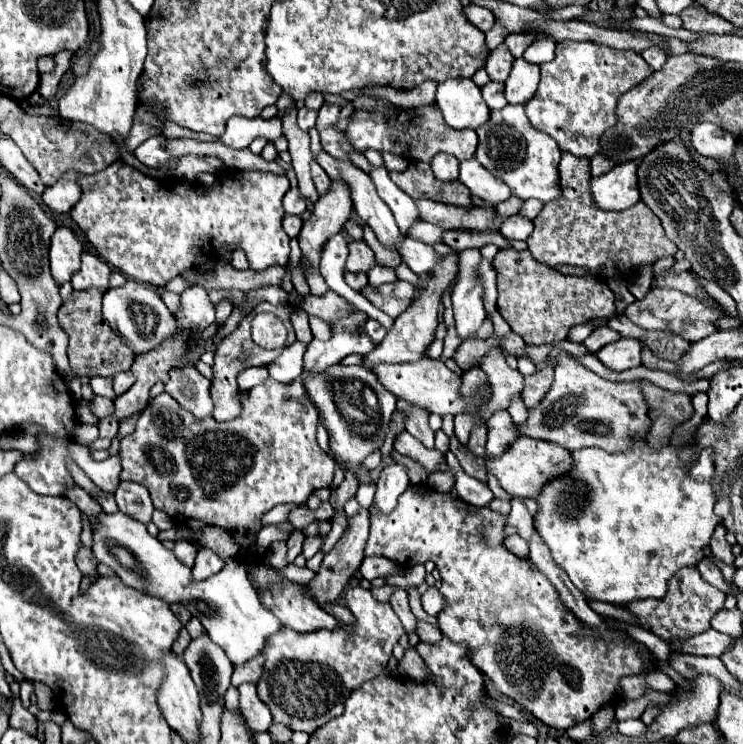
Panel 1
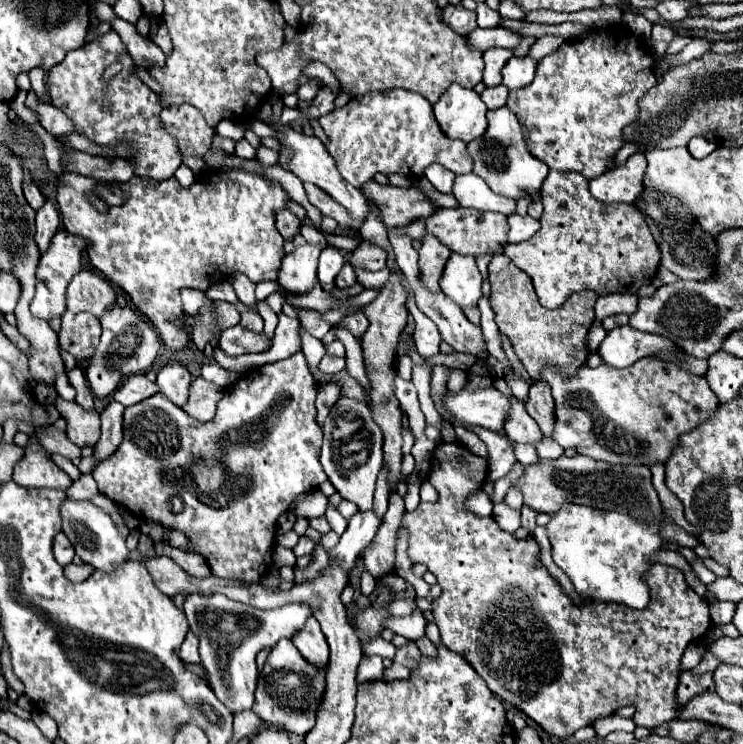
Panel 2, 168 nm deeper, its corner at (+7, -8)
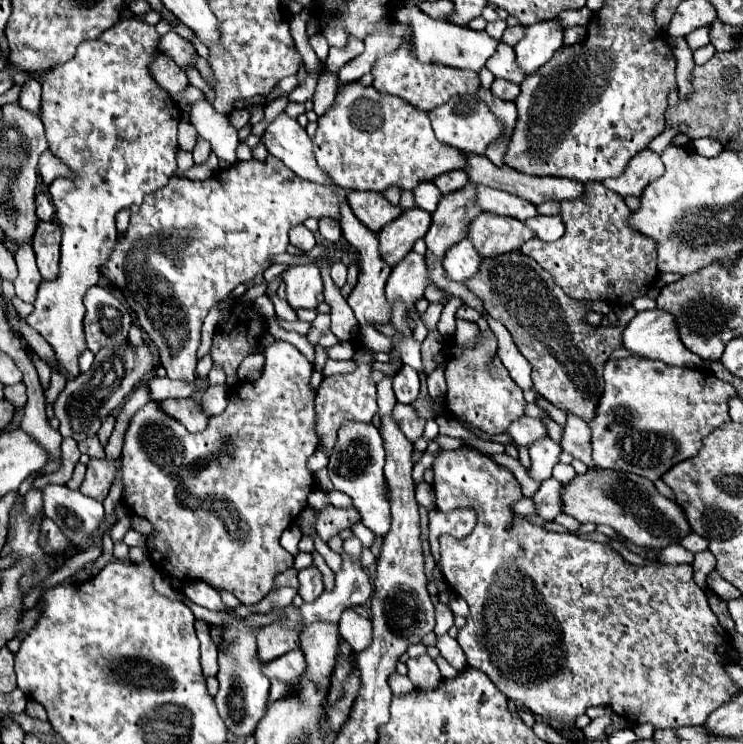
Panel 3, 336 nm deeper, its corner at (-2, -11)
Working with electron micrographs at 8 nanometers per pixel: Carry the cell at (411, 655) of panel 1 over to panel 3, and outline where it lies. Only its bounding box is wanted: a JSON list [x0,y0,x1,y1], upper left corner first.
[389,673,415,695]

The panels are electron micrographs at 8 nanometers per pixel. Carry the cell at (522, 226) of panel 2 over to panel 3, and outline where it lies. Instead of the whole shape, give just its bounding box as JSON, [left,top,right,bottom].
[523,215,565,241]

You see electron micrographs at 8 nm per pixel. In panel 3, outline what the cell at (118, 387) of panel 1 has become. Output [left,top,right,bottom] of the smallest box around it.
[149,377,195,401]

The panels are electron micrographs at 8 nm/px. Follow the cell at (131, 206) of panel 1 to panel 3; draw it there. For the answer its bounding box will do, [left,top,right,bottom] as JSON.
[101,157,347,383]

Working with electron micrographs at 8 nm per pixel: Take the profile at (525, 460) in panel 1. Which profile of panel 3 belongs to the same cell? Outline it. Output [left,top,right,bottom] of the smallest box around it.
[559,467,691,549]

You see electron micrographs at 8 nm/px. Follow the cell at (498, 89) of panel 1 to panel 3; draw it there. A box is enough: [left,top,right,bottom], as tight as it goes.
[491,79,519,101]

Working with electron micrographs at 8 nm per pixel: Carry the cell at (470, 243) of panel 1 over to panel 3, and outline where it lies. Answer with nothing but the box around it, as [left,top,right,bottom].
[377,207,431,267]

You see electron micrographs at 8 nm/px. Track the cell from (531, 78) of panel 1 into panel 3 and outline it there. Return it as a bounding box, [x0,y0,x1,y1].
[515,21,563,75]

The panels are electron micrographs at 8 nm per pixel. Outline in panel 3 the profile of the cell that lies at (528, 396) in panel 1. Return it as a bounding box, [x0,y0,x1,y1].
[561,415,593,467]

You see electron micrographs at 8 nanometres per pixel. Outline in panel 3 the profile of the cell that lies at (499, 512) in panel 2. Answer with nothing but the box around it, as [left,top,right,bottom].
[505,417,547,445]

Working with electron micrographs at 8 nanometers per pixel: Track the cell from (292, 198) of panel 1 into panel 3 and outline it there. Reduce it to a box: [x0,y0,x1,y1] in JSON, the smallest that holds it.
[289,225,315,251]

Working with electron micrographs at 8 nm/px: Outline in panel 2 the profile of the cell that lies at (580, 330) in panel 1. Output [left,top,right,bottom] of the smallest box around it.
[596,294,638,320]

